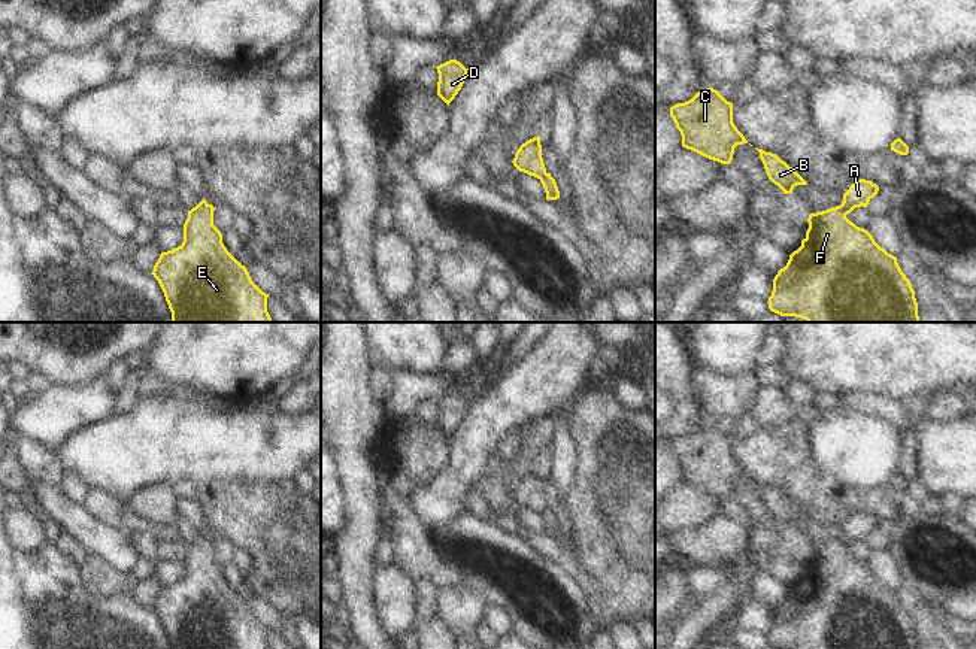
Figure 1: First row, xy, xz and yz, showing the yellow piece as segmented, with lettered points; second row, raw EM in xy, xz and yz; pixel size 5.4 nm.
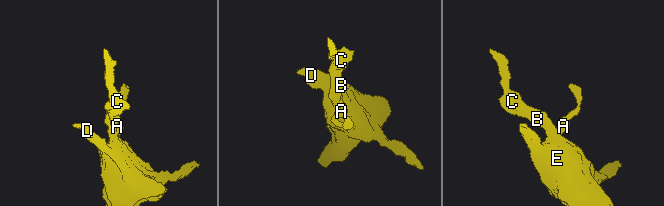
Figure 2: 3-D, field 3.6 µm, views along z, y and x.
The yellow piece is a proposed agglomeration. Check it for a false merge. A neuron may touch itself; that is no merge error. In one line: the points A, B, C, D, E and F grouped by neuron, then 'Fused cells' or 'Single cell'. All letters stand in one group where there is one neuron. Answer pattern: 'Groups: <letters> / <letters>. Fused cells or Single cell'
Groups: A / B C D E F. Fused cells

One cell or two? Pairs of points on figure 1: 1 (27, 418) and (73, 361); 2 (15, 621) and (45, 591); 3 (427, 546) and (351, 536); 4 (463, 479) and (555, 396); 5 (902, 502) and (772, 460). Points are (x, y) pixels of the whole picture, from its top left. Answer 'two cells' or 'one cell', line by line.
1: two cells
2: one cell
3: two cells
4: one cell
5: one cell

